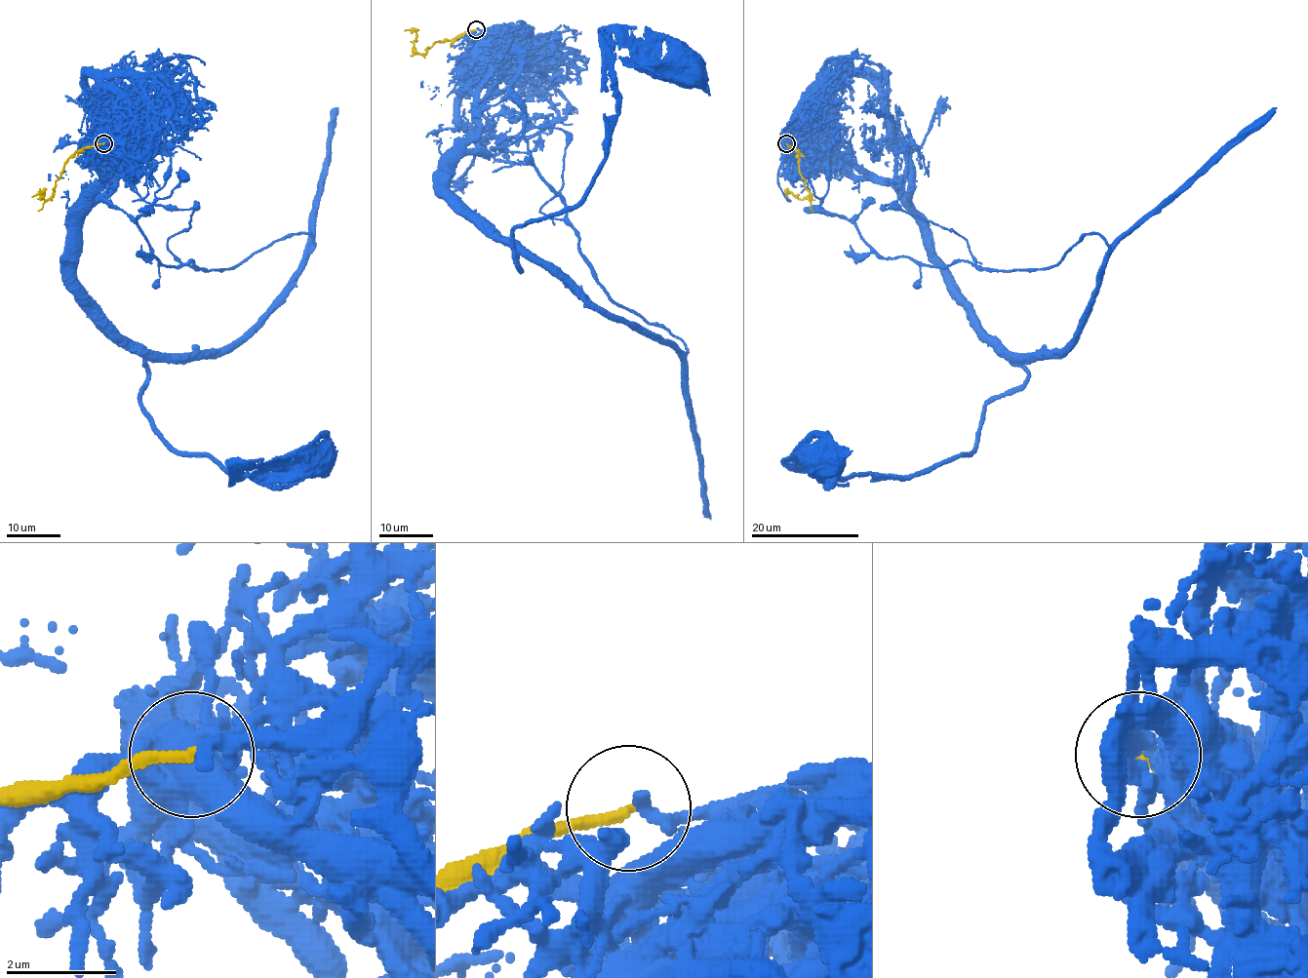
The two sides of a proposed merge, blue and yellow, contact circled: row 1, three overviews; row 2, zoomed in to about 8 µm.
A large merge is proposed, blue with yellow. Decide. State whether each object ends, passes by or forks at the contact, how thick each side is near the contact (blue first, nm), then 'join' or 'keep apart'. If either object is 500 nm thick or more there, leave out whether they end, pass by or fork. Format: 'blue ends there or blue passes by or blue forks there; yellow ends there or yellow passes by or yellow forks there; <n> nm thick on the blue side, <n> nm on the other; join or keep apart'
blue ends there; yellow ends there; 260 nm thick on the blue side, 190 nm on the other; keep apart

